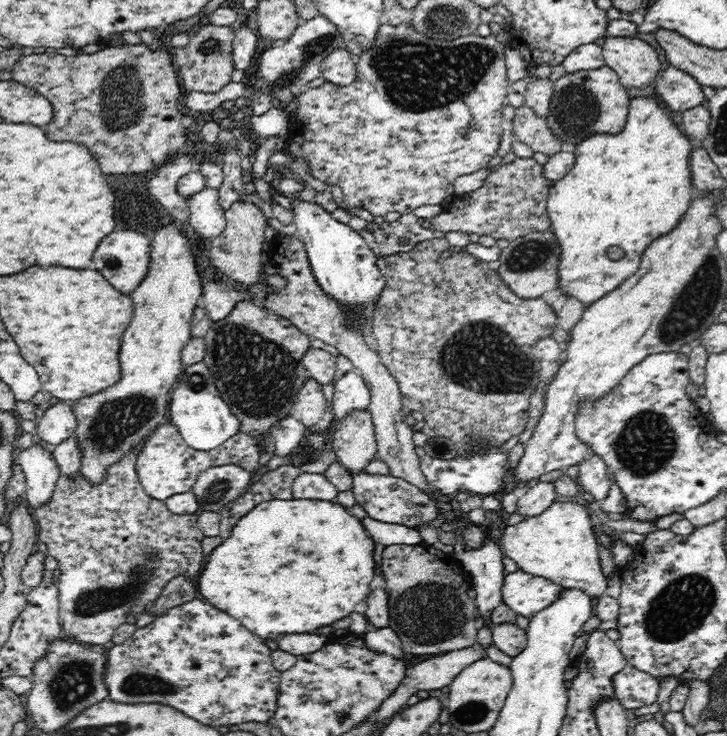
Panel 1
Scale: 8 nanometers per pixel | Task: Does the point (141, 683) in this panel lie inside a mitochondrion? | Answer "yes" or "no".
yes

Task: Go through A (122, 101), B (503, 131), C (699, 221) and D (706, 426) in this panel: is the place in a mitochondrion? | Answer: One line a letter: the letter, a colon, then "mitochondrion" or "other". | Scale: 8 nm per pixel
A: mitochondrion
B: other
C: other
D: other

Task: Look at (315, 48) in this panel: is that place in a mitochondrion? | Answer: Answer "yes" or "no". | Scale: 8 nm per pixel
yes

